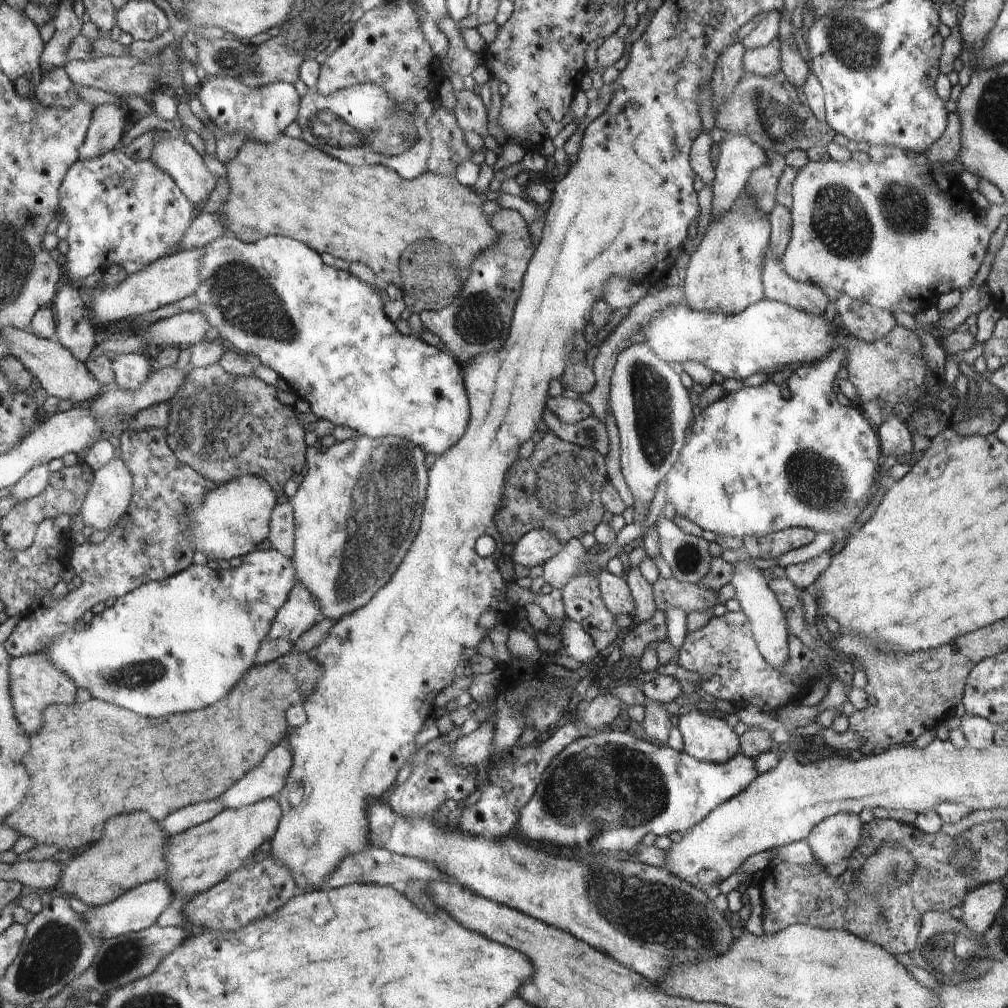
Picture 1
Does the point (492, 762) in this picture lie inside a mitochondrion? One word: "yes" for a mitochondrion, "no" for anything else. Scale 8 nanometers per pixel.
no

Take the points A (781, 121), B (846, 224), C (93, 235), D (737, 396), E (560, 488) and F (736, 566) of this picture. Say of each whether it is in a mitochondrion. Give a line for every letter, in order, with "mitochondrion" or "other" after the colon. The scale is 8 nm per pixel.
A: mitochondrion
B: mitochondrion
C: other
D: other
E: mitochondrion
F: other

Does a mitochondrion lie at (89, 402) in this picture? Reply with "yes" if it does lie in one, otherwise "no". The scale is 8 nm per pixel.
no

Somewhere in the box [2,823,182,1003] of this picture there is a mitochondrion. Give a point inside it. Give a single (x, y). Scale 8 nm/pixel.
(54, 951)

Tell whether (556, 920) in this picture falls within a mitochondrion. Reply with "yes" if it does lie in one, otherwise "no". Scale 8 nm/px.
no

